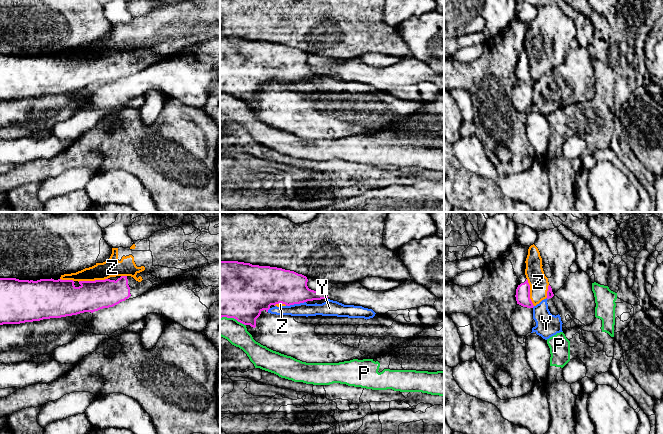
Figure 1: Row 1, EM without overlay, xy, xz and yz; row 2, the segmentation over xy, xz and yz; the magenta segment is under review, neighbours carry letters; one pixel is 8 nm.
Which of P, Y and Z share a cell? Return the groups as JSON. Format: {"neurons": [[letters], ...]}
{"neurons": [["P"], ["Y"], ["Z"]]}

